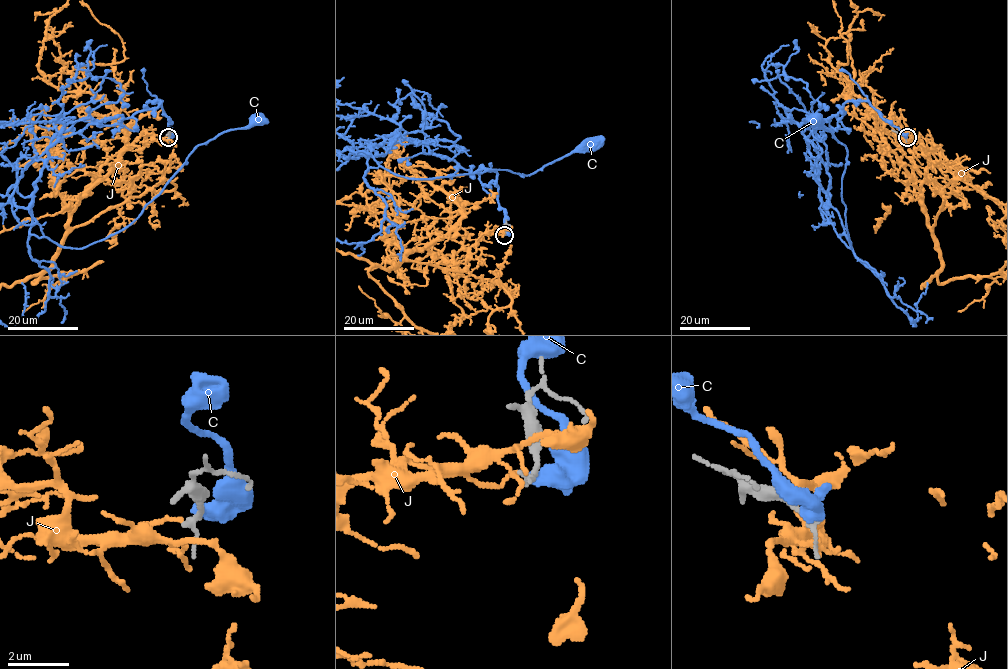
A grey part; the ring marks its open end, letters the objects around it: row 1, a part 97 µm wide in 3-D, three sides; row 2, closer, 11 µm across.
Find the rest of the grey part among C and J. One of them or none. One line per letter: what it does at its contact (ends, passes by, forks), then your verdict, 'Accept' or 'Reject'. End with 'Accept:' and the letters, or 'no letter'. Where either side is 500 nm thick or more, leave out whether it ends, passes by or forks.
C: Reject
J: It ends there. Reject
Accept: no letter

